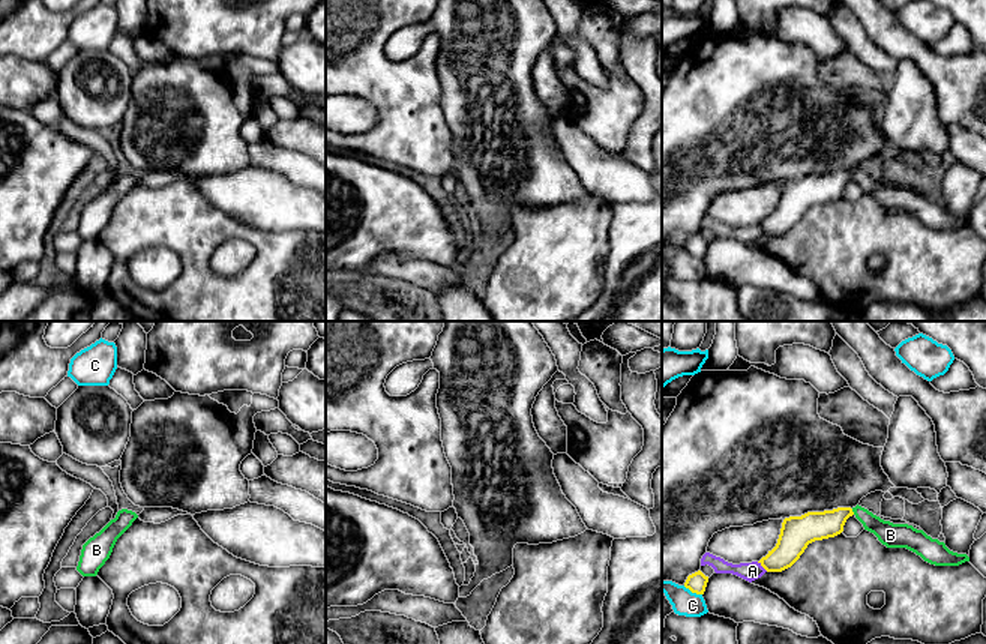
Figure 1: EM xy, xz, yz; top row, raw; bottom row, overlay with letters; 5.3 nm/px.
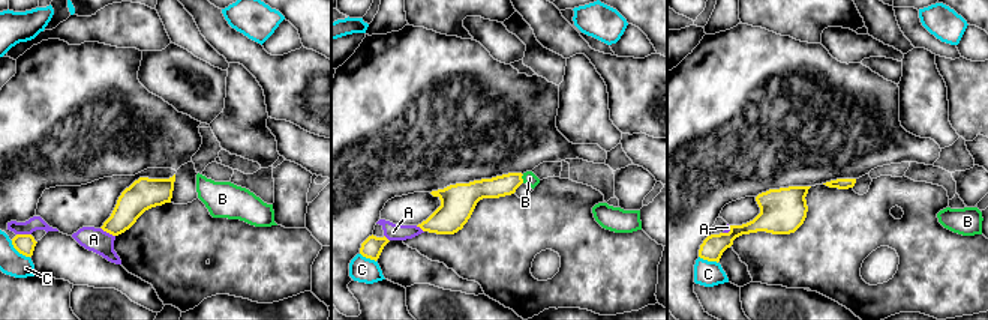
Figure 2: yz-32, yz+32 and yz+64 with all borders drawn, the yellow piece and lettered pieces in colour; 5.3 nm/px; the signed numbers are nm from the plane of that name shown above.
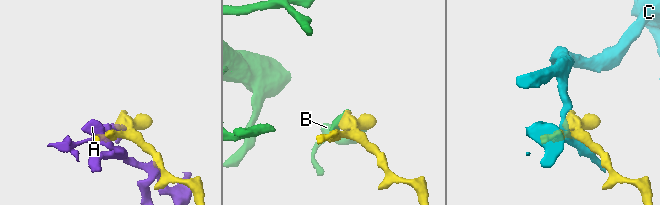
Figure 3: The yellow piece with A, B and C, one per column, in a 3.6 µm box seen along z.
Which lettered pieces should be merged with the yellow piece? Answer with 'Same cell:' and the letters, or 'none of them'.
Same cell: B

